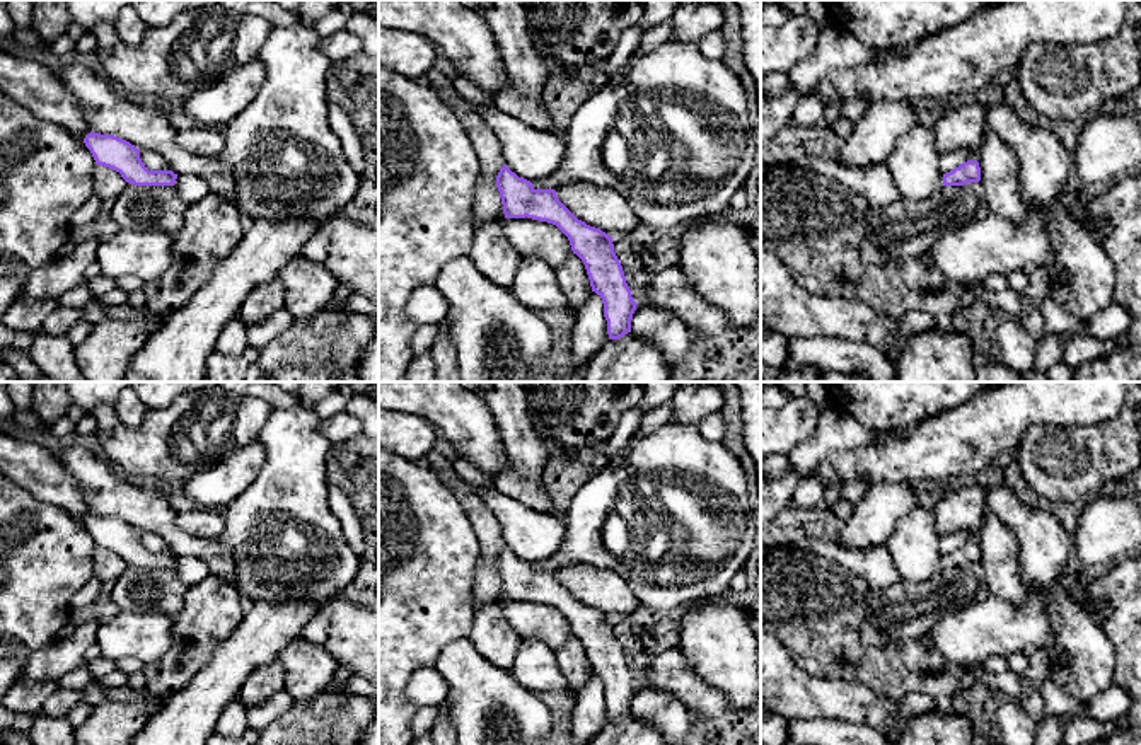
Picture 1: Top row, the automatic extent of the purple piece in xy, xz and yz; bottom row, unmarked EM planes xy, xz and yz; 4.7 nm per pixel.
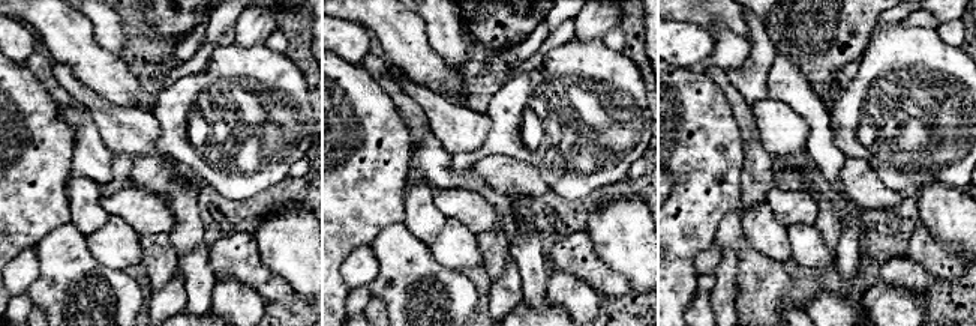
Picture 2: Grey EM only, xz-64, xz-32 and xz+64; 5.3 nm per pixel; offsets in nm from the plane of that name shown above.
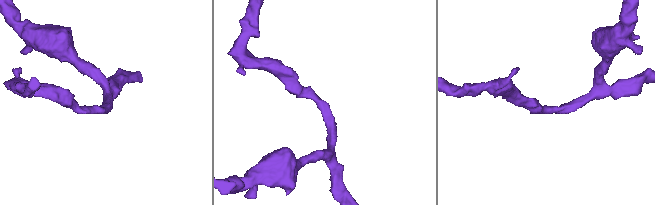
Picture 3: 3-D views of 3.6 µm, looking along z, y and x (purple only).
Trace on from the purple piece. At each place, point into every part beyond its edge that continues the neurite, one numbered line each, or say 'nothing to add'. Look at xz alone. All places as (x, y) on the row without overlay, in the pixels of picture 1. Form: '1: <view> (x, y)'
nothing to add

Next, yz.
nothing to add

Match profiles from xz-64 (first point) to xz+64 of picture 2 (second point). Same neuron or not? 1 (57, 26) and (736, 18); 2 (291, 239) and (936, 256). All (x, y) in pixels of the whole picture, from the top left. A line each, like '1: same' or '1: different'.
1: same
2: different

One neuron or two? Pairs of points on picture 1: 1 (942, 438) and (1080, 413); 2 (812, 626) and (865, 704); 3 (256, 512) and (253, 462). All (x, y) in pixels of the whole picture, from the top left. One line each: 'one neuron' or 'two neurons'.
1: one neuron
2: two neurons
3: two neurons

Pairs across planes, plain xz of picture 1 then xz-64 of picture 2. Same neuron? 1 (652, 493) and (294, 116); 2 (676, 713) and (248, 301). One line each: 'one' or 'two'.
1: one
2: one

